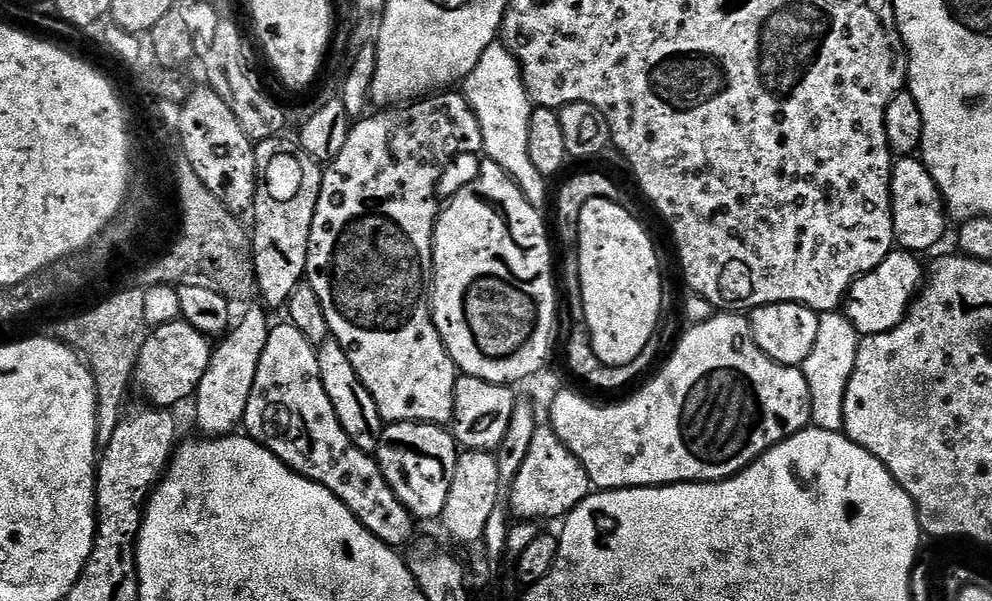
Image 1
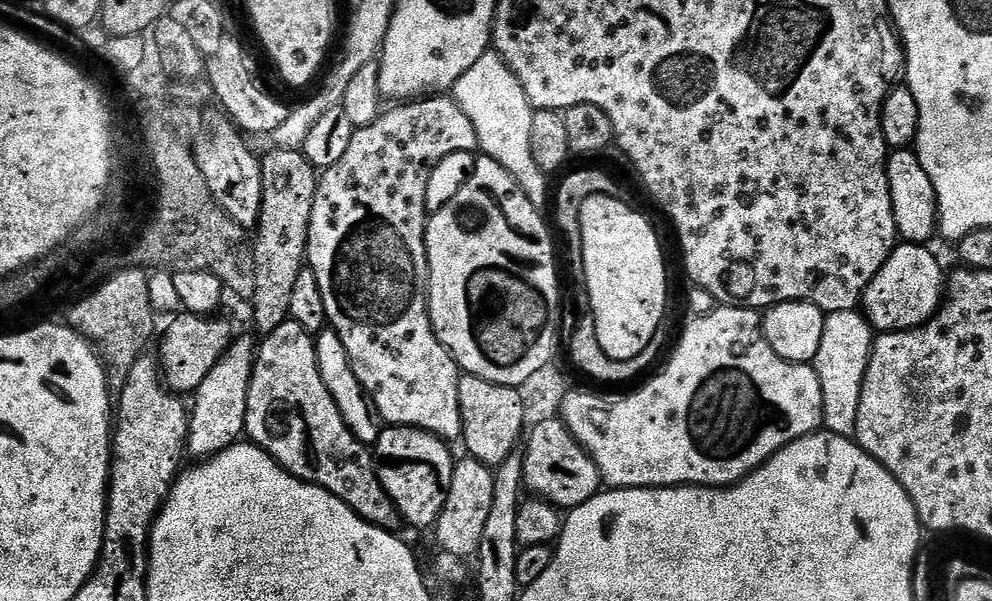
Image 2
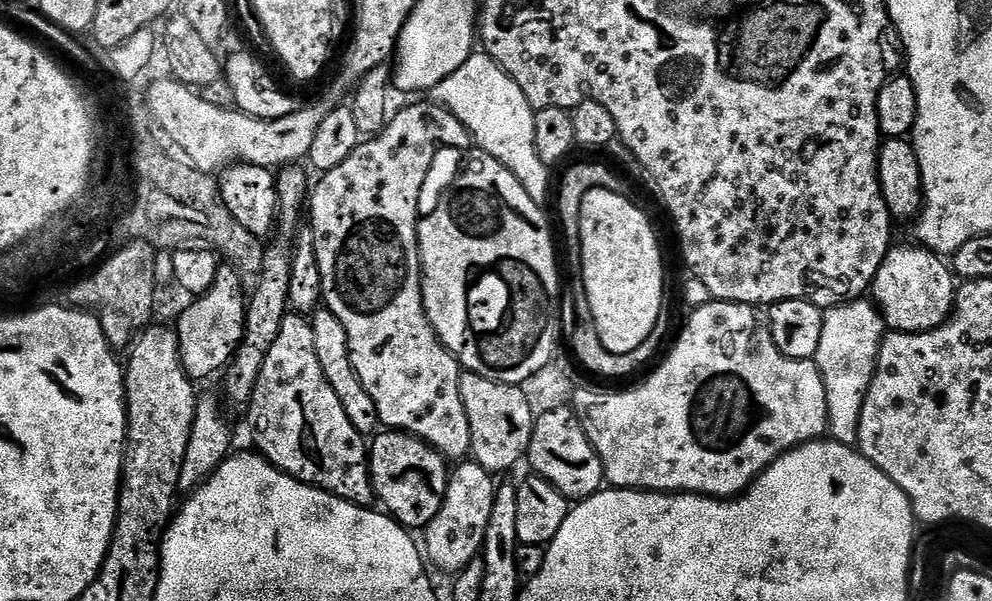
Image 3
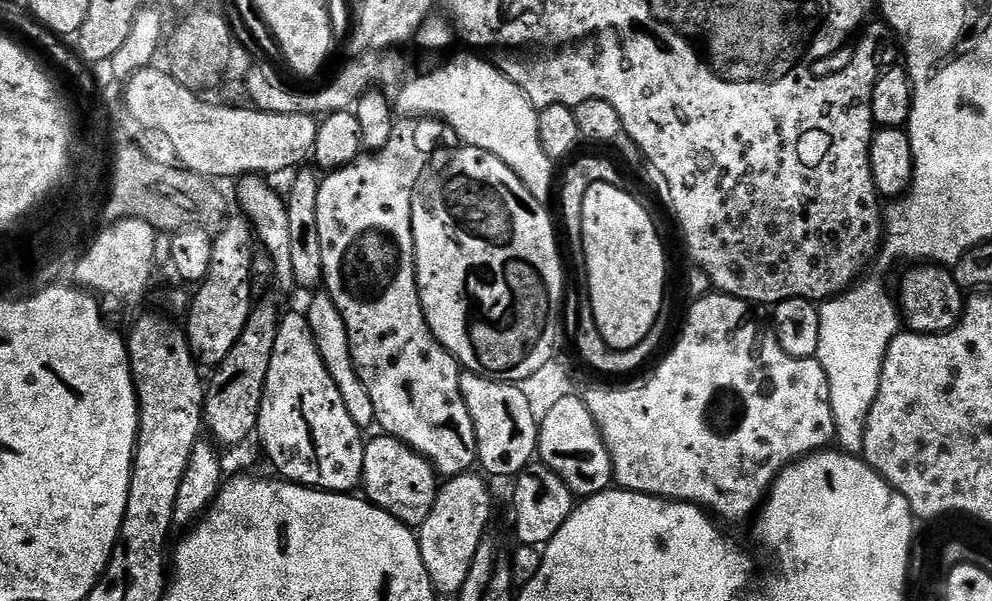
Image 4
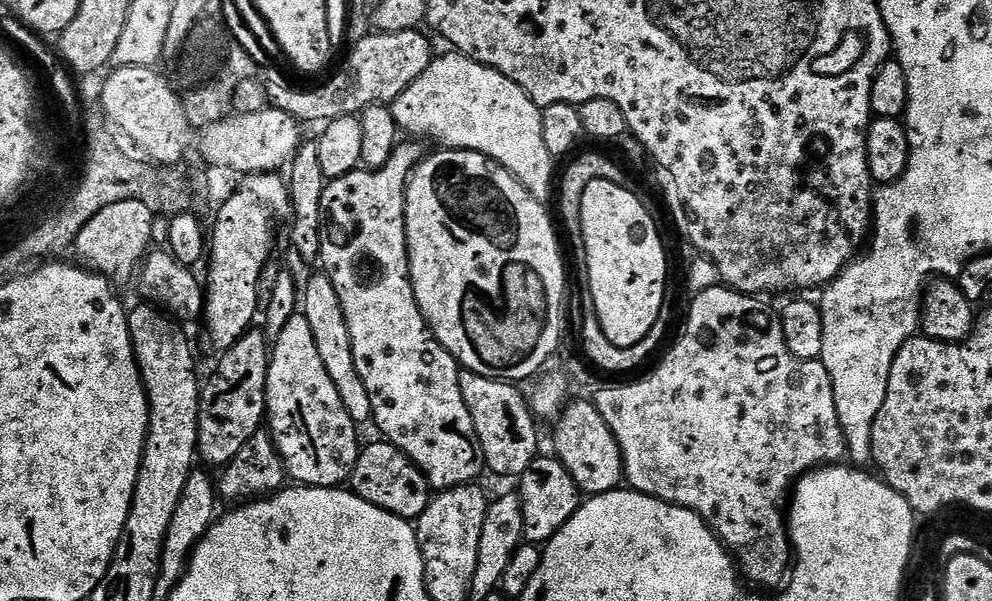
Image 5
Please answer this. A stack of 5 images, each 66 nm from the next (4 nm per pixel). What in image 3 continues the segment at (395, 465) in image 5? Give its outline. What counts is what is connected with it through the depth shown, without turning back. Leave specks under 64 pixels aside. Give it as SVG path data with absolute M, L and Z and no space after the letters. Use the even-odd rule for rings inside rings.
M381 431L371 441L368 469L372 472L372 488L376 491L376 500L384 503L383 511L405 528L423 530L434 518L434 514L442 510L448 489L450 464L441 452L425 440L419 440L409 432Z

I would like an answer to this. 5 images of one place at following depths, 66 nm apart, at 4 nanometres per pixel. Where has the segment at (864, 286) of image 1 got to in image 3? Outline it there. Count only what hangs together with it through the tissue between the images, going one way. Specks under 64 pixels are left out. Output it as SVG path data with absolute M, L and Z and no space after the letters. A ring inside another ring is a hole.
M923 246L889 248L878 274L872 279L870 299L885 325L893 332L929 332L942 326L956 304L957 277L939 255Z

